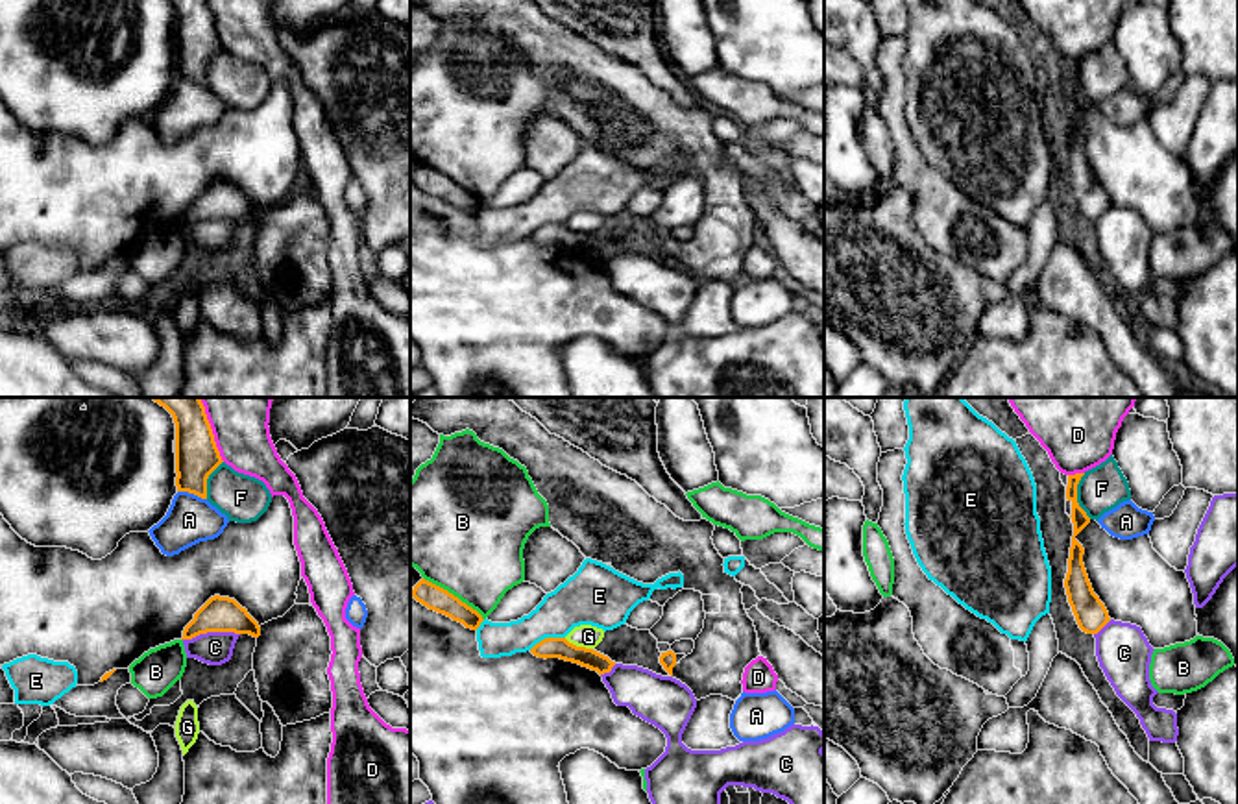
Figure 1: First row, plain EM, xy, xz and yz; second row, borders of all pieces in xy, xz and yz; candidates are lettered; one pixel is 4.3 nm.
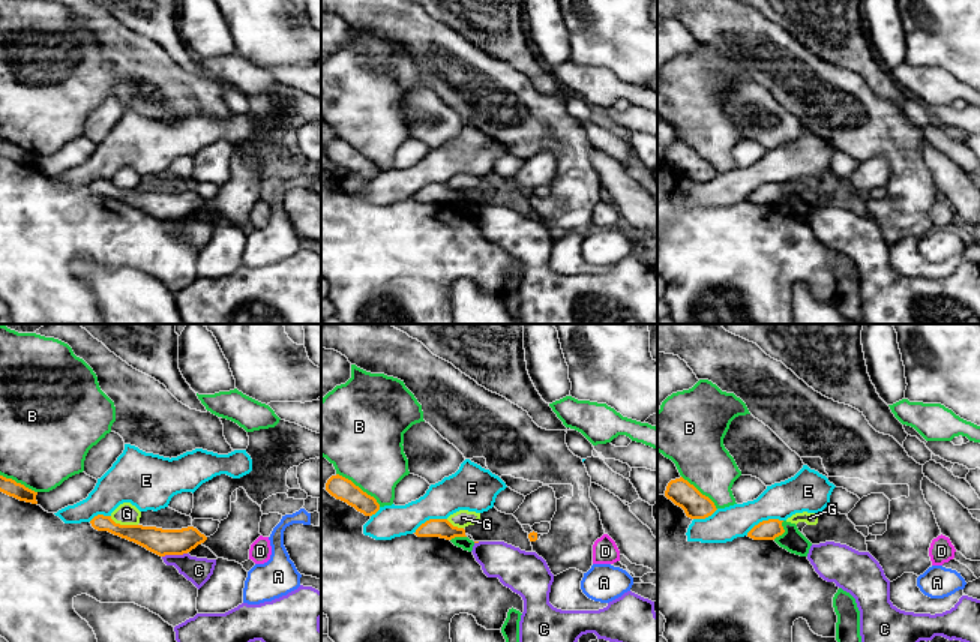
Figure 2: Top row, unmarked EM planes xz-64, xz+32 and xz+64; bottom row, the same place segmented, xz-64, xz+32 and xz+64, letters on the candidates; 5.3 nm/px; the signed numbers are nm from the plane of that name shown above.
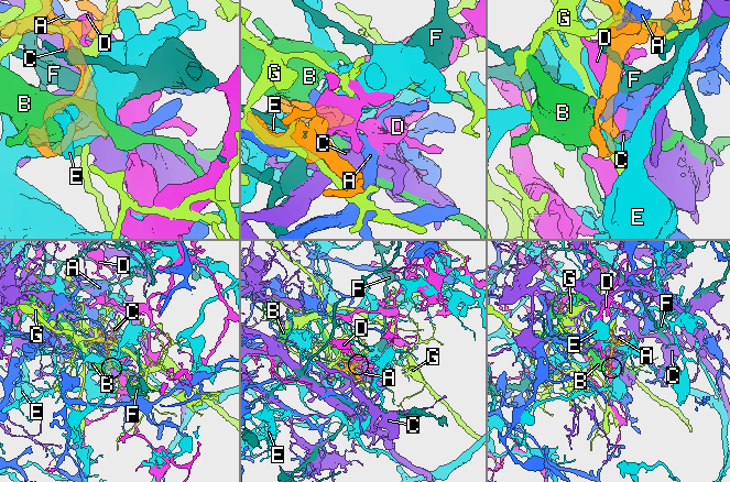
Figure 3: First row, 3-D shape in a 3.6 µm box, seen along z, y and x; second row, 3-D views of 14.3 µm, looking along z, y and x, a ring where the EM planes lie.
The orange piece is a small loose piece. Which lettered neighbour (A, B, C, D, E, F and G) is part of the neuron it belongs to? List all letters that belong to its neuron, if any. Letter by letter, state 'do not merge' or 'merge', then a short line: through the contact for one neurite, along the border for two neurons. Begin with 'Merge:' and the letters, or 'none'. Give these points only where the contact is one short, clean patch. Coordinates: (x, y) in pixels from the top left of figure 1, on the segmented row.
Merge: none
A: do not merge
B: do not merge
C: do not merge; line xy (239, 633), (200, 633), (183, 640)
D: do not merge
E: do not merge
F: do not merge; line yz (1083, 474), (1078, 485), (1078, 505), (1091, 518)
G: do not merge

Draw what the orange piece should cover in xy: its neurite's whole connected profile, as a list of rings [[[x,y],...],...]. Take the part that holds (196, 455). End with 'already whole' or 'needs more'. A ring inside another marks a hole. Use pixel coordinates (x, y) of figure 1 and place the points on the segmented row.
[[[150,397],[164,407],[176,423],[176,486],[207,499],[207,479],[224,462],[200,397]]]; already whole

